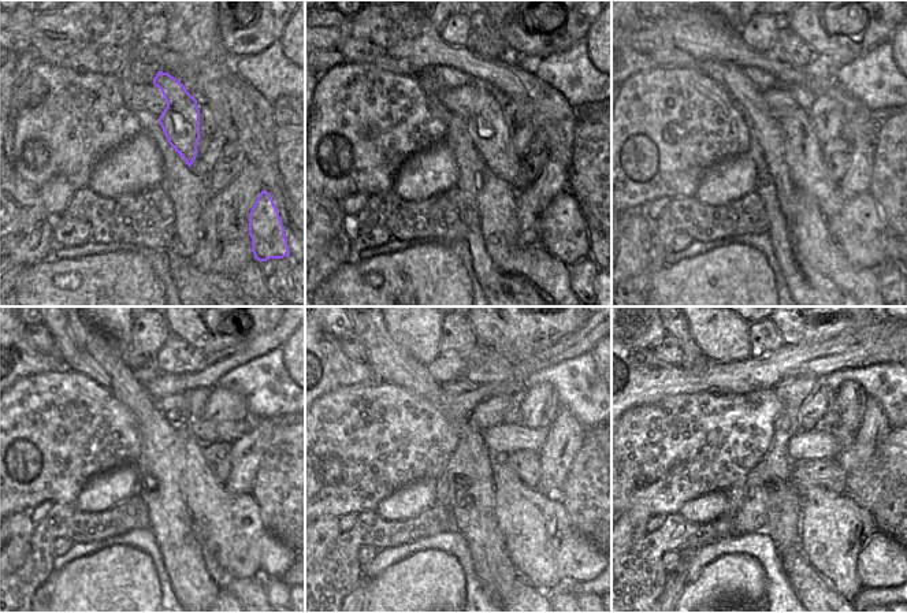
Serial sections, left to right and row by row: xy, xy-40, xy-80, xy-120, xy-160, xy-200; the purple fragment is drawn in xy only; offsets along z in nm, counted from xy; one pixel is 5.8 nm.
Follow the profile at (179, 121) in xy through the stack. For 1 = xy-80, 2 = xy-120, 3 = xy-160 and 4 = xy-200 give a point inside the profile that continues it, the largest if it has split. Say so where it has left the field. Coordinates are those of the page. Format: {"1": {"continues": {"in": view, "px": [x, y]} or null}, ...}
{"1": {"continues": {"in": "xy-80", "px": [855, 223]}}, "2": {"continues": {"in": "xy-120", "px": [229, 524]}}, "3": {"continues": {"in": "xy-160", "px": [532, 524]}}, "4": {"continues": {"in": "xy-200", "px": [833, 527]}}}

